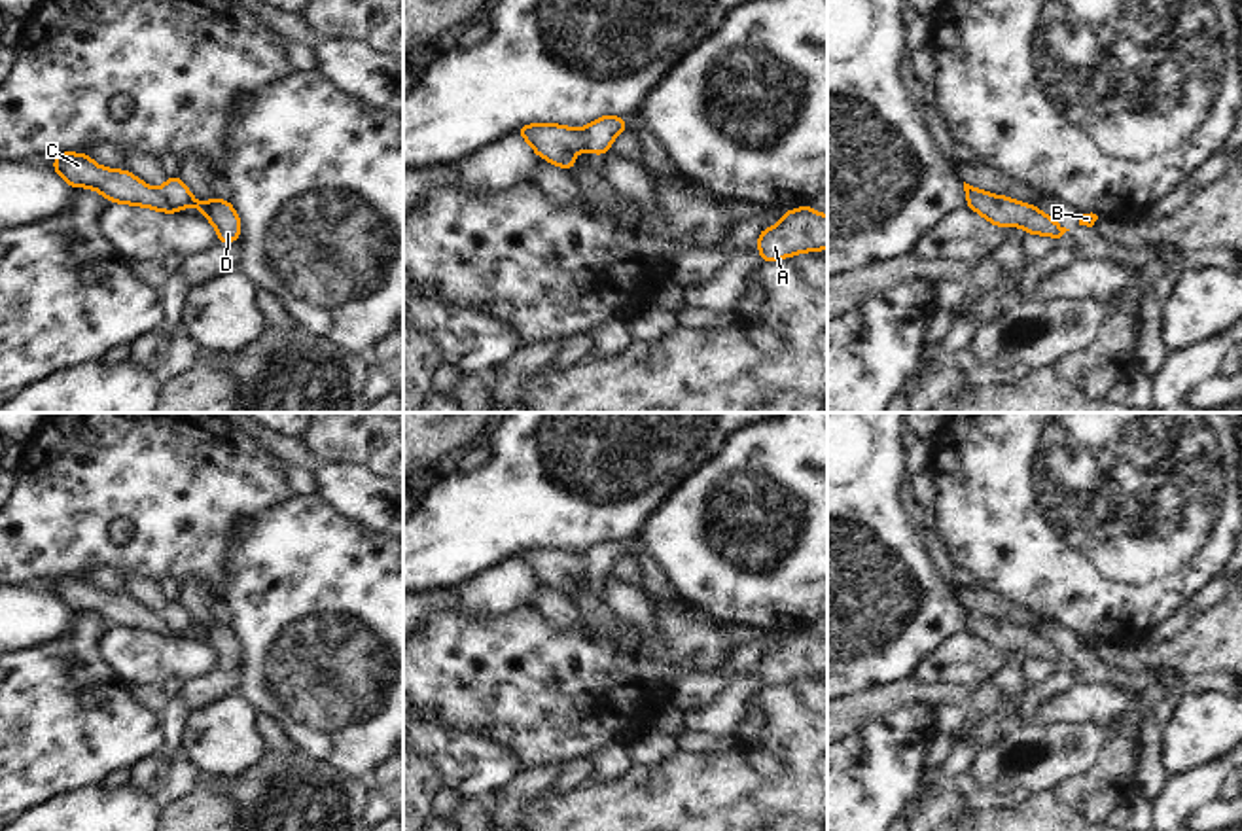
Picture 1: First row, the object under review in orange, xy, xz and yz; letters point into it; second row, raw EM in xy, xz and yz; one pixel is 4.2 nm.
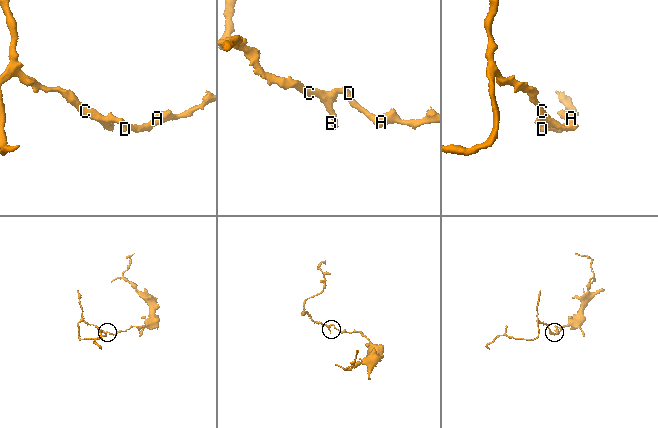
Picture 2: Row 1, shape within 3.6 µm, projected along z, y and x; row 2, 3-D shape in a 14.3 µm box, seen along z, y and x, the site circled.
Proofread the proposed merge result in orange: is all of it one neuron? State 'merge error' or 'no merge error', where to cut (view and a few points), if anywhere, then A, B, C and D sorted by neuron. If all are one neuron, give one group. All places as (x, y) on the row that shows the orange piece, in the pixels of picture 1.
merge error; cut in xy along (159, 190), (163, 199), (177, 211); A D / B C

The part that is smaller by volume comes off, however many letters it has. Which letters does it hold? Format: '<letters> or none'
B, C

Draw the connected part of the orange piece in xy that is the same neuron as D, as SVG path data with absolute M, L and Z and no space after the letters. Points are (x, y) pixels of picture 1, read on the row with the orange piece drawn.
M169 176L161 193L170 208L182 212L187 204L193 204L203 216L216 227L220 244L237 242L240 237L240 218L229 201L220 197L208 203L197 201L180 176Z

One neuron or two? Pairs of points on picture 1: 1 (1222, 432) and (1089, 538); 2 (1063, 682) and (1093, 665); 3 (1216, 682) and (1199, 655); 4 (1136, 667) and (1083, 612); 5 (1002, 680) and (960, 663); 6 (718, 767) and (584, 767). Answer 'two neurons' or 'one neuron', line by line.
1: one neuron
2: one neuron
3: two neurons
4: two neurons
5: two neurons
6: two neurons

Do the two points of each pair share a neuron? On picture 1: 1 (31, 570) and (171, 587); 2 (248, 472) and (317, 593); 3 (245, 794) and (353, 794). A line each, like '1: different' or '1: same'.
1: different
2: different
3: same

